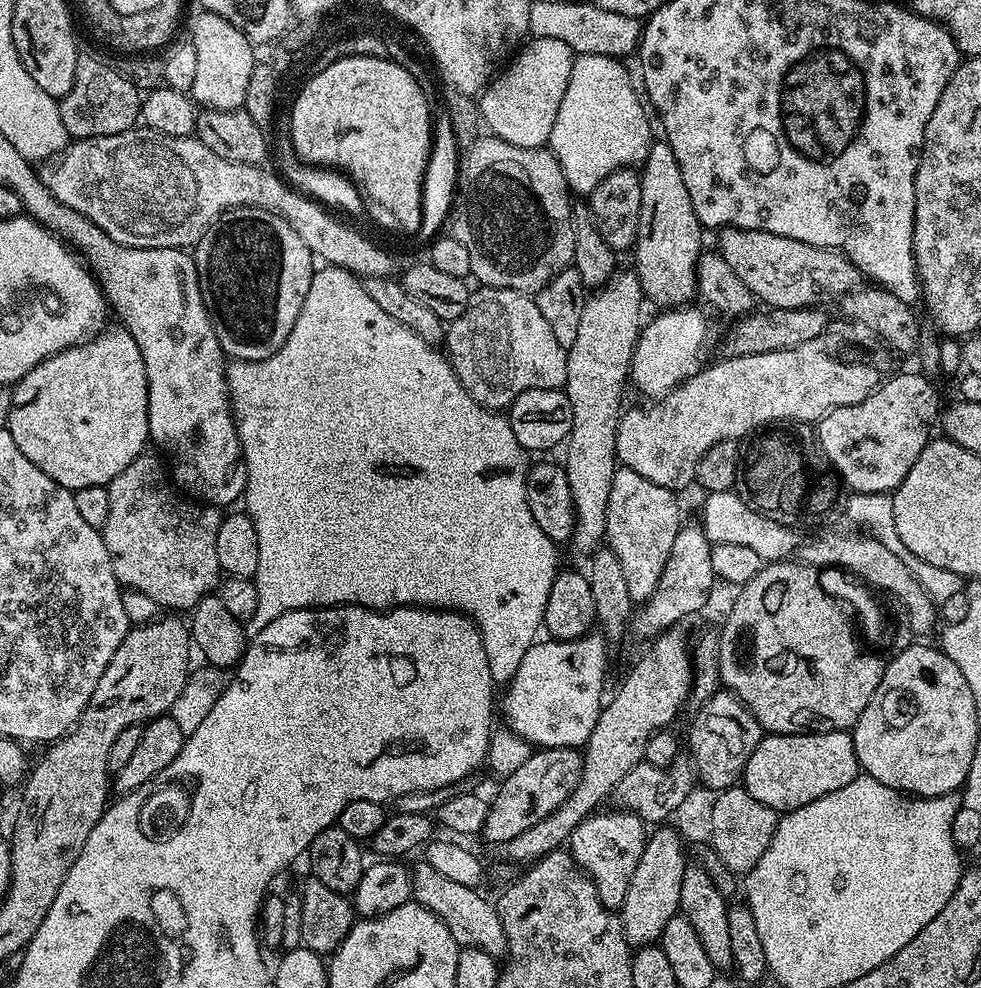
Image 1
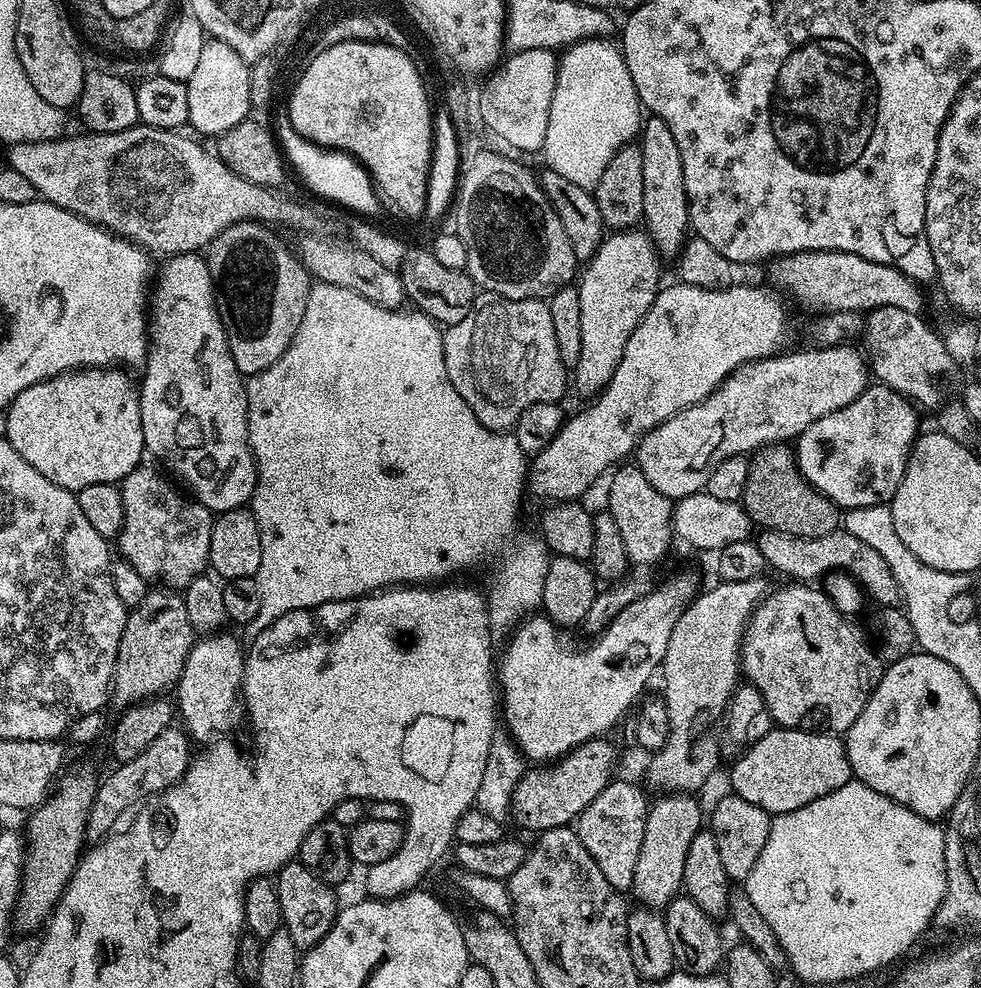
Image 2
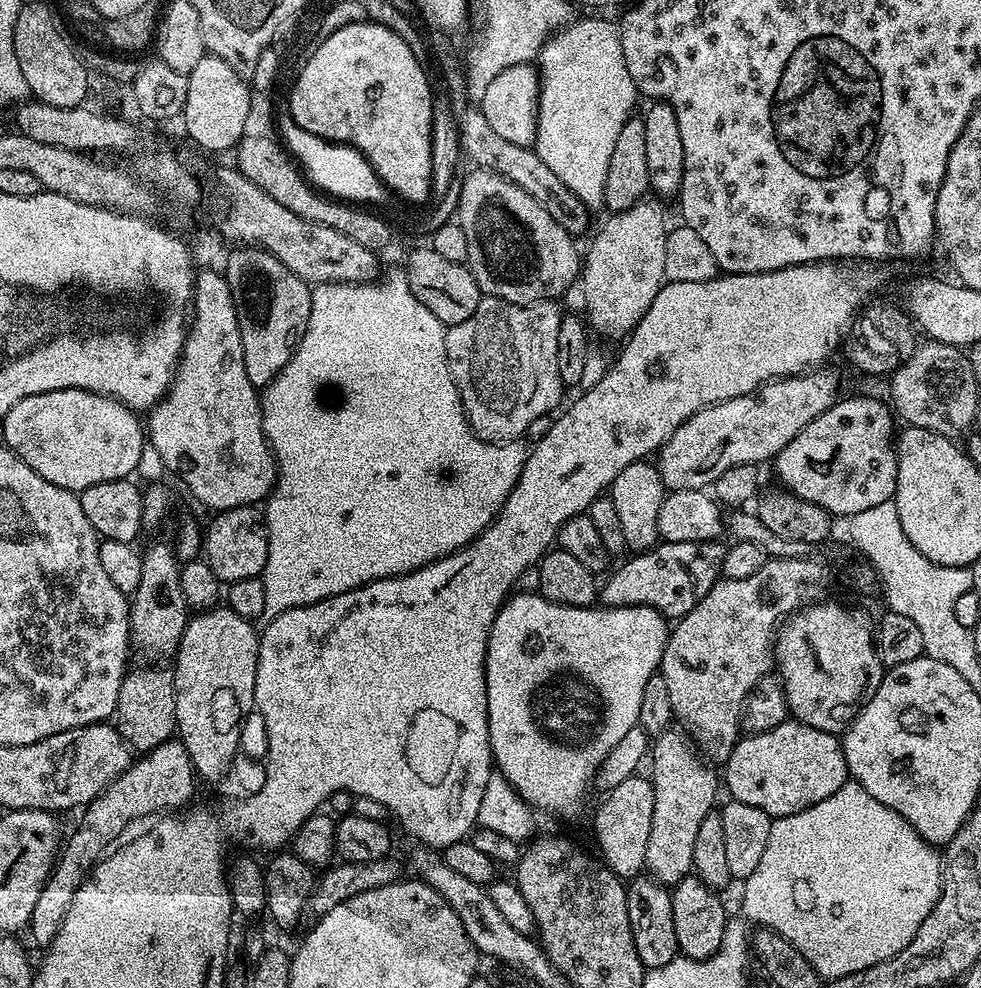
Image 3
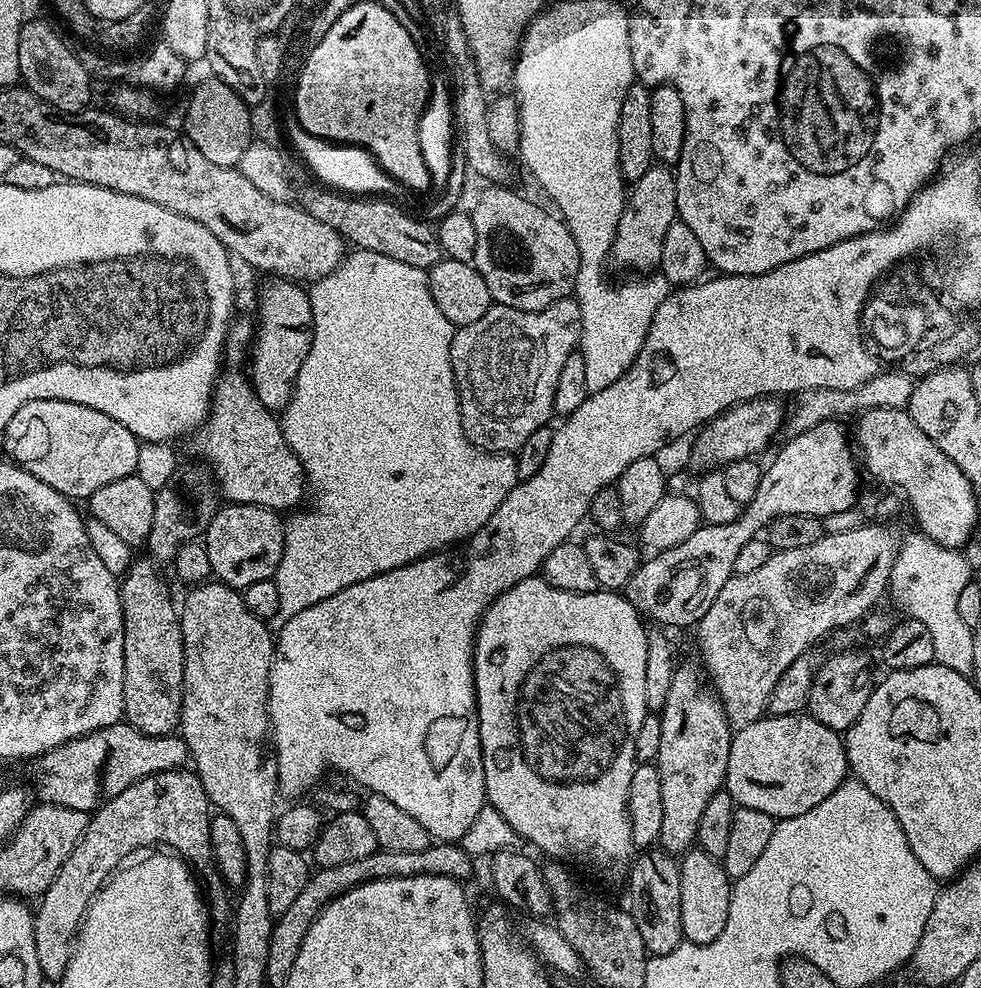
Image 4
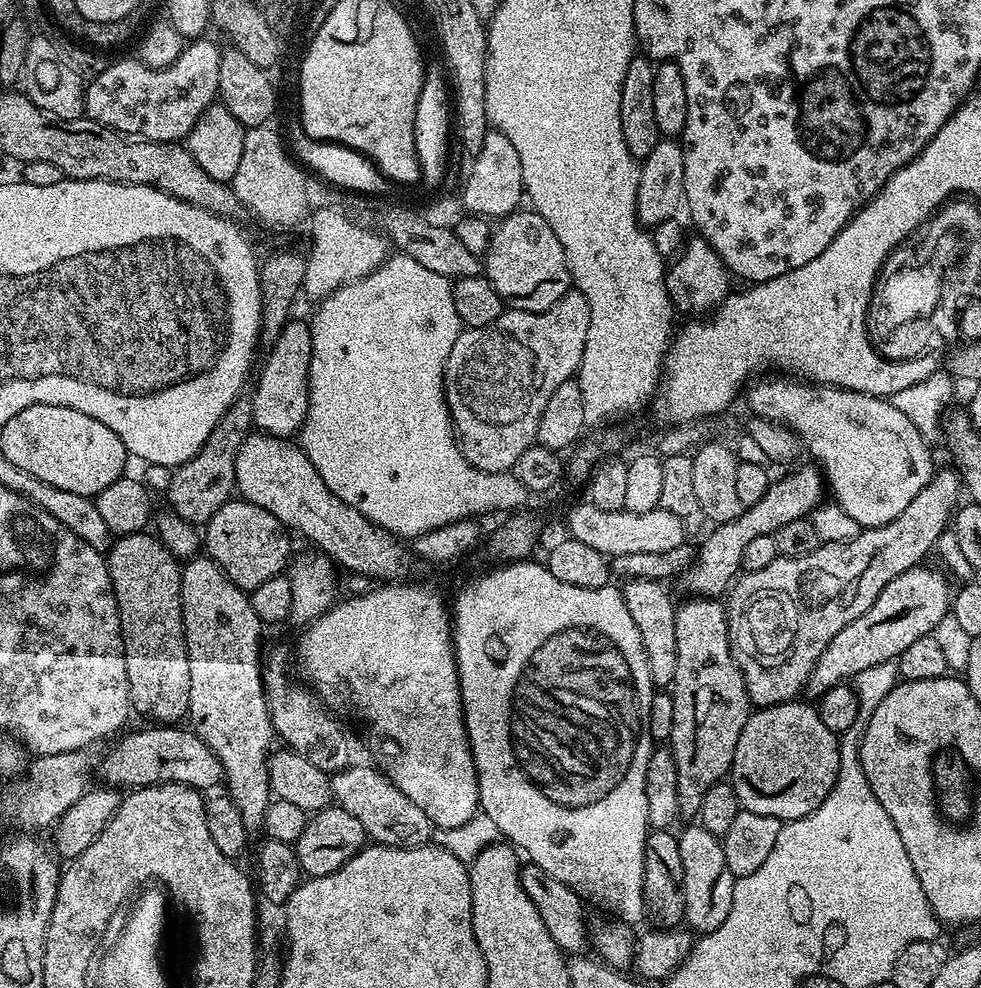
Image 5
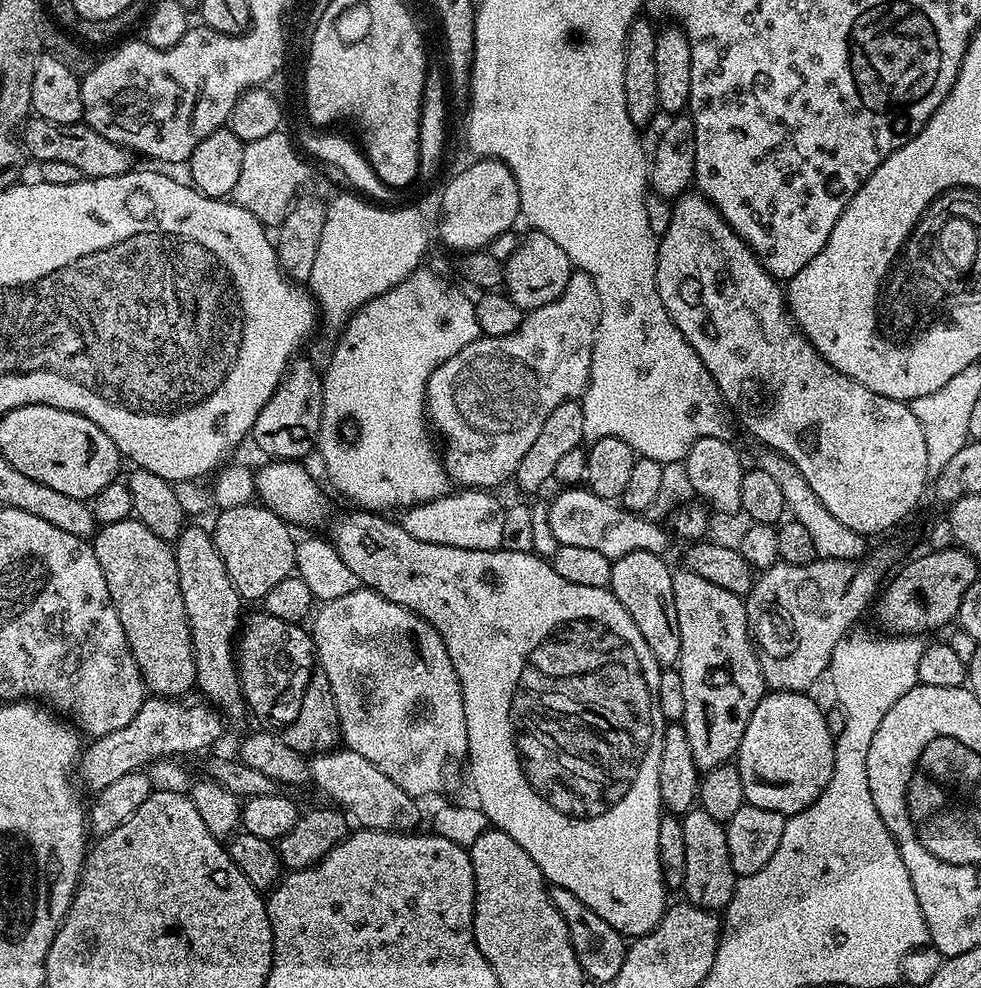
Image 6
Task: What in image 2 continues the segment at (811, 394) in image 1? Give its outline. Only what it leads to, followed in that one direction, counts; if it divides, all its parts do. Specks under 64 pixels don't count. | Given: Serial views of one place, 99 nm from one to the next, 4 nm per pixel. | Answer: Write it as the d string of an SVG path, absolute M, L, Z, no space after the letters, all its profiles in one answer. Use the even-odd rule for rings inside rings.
M812 346L809 352L785 351L742 365L738 371L727 376L720 387L715 388L705 400L684 408L652 432L647 432L634 453L635 463L642 474L646 474L654 490L673 502L707 489L710 474L726 458L752 454L768 444L795 441L806 430L806 426L818 422L818 418L826 418L826 414L834 410L842 410L842 406L861 396L870 384L870 368L865 357L863 360L850 347Z

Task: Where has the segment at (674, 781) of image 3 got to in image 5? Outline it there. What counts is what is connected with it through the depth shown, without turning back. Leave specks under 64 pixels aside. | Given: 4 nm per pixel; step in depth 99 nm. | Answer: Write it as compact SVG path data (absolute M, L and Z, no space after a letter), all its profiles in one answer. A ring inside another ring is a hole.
M688 598L685 601L684 605L681 603L677 607L674 618L674 634L678 641L678 670L674 670L674 682L670 685L674 702L674 730L670 747L678 770L679 815L695 817L702 806L706 790L721 783L732 771L734 750L738 750L742 726L746 726L750 715L750 701L746 682L730 650L725 605L716 598Z

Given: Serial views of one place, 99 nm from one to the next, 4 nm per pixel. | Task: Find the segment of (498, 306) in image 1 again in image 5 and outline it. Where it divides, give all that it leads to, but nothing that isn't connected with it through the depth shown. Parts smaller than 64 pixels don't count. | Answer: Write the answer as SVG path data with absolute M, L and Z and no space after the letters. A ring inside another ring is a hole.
M570 290L554 302L544 312L523 312L517 308L506 310L490 326L478 326L477 328L464 328L461 331L458 342L454 342L454 350L450 350L450 358L446 362L444 371L444 397L448 403L448 412L452 415L452 426L456 429L456 439L460 441L461 454L470 461L478 470L487 472L507 472L515 469L516 463L528 447L536 444L536 431L538 422L542 418L542 410L546 410L546 402L562 382L573 379L579 373L582 362L582 350L586 350L586 330L590 330L590 306L582 293Z

